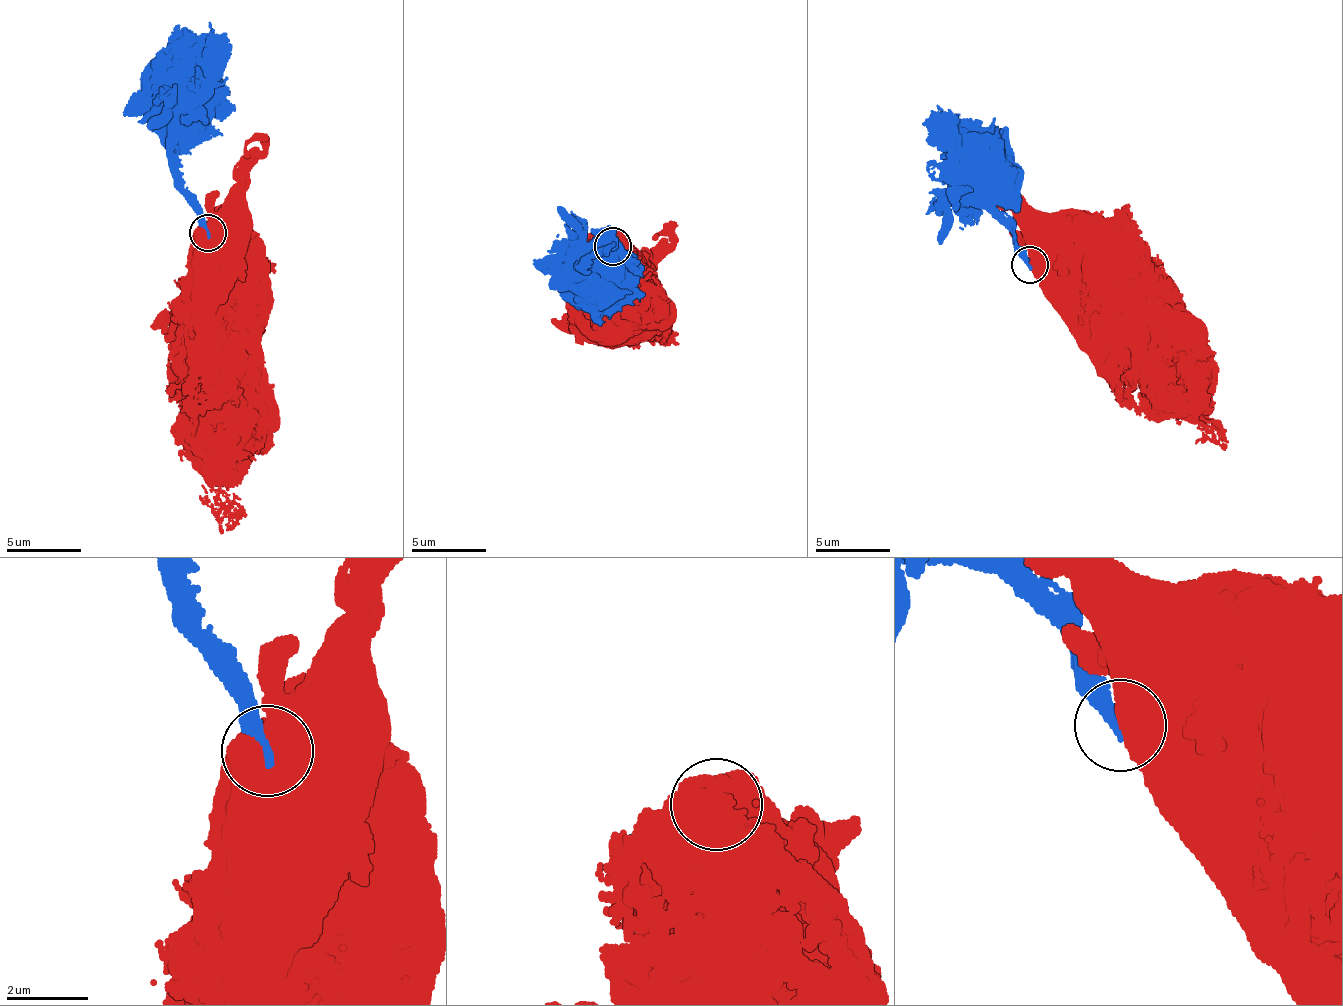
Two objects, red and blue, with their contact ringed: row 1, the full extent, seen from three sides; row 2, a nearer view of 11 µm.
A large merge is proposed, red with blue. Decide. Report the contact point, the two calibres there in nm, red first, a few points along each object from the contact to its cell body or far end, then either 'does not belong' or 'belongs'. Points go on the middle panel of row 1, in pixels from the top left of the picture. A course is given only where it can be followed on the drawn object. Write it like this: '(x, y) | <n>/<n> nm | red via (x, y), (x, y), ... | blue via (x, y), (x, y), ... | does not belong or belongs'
(613, 246) | 1150/280 nm | red via (612, 246), (611, 285), (591, 295) | blue via (612, 246), (591, 258), (584, 271), (575, 258), (575, 266), (583, 274) | does not belong

